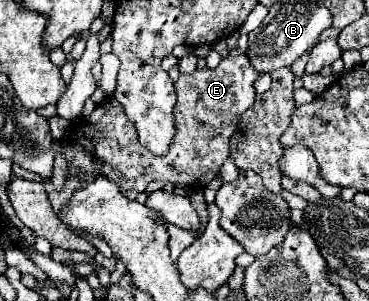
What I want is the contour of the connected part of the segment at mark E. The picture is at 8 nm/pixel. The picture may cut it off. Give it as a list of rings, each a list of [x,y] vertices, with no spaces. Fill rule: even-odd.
[[[230,49],[228,57],[222,59],[216,69],[206,67],[190,75],[182,73],[176,81],[176,135],[164,157],[158,157],[142,147],[134,123],[126,119],[126,111],[122,111],[114,97],[104,99],[88,119],[78,121],[70,139],[80,143],[90,155],[104,161],[102,175],[114,181],[128,199],[136,199],[136,195],[142,193],[152,181],[206,187],[230,155],[230,137],[238,127],[238,117],[254,103],[254,81],[258,77],[260,73],[254,71],[250,59],[238,49]]]

